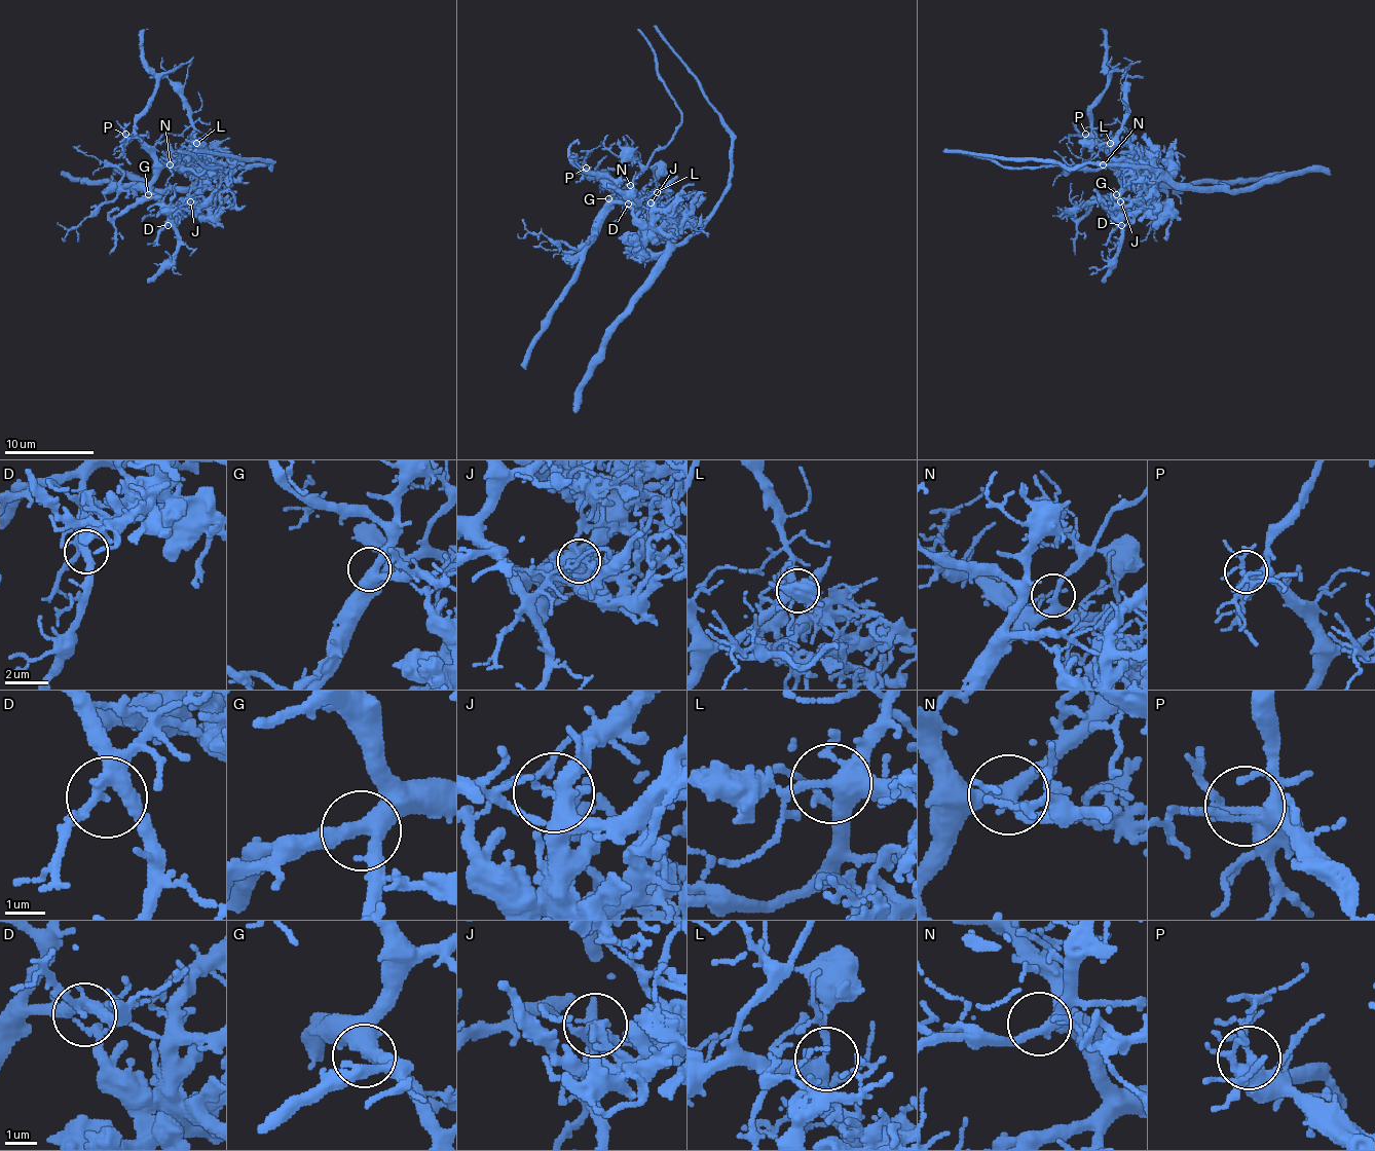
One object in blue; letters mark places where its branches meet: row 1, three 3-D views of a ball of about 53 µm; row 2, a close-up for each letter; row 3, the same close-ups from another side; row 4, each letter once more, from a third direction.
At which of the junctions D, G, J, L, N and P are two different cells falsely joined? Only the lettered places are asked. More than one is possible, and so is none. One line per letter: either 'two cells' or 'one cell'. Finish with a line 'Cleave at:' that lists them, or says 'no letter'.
D: one cell
G: one cell
J: two cells
L: one cell
N: one cell
P: one cell
Cleave at: J

